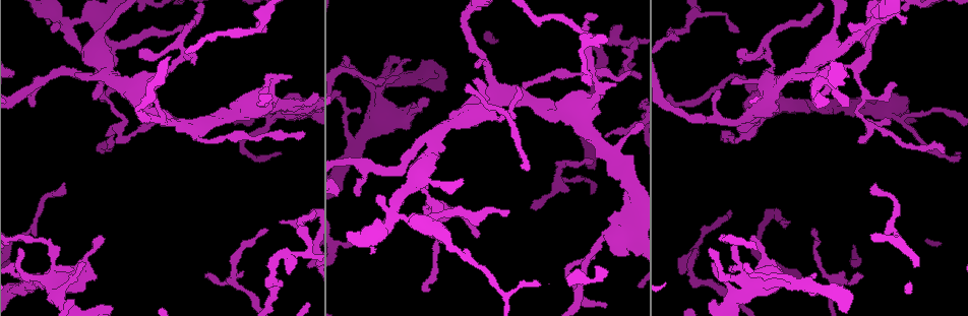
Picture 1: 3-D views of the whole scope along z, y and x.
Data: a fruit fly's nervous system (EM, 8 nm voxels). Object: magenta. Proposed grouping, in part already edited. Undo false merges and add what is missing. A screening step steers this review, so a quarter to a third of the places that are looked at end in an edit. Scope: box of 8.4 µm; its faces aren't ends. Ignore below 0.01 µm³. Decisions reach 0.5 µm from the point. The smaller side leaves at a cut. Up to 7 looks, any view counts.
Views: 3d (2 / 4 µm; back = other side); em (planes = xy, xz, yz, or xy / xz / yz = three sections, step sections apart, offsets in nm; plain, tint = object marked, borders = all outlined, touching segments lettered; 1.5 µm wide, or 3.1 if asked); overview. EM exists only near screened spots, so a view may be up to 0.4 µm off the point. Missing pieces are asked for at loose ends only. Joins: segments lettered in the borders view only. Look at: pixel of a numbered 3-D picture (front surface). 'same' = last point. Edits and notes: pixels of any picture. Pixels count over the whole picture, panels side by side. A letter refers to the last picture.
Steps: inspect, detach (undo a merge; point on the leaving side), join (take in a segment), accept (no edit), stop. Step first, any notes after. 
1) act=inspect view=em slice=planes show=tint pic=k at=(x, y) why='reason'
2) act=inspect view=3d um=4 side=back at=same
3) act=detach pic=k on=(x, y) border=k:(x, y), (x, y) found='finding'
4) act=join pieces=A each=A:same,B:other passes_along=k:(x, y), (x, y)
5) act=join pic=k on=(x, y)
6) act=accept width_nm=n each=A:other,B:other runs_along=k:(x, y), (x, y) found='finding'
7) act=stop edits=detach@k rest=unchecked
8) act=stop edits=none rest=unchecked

act=inspect view=3d um=4 pic=1 at=(611, 32) why='free end'

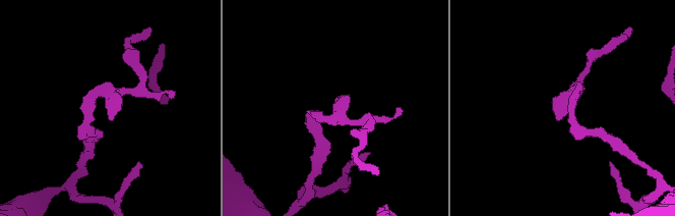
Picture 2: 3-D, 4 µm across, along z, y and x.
act=inspect view=em slice=planes show=borders pic=2 at=(109, 119)

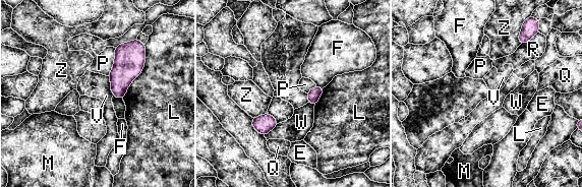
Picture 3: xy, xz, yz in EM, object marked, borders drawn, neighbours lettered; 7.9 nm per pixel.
act=accept width_nm=100 each=E:other,F:other,L:other,M:other,P:other,Q:other,R:other,V:other,W:other,Z:other border=3:(108, 76), (113, 95) found='no lettered segment goes on from it'

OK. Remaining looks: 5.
act=inspect view=em slice=xy step=4 show=borders pic=1 at=(791, 74) why='sudden change in width'

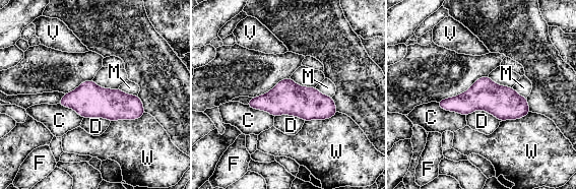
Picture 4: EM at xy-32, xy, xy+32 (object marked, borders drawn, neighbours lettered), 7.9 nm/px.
act=accept each=C:other,D:other,F:other,M:other,V:other,W:other border=4:(466, 115), (485, 110), (501, 121) found='continuous, no second neuron'

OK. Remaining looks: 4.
act=inspect view=em slice=planes show=borders pic=1 at=(290, 77) why='tapers out'

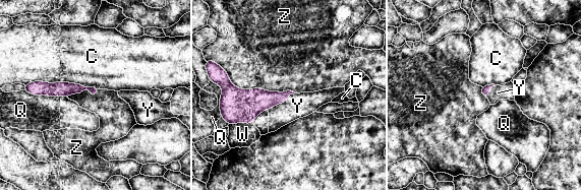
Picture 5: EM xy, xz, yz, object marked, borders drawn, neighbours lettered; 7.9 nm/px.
act=join pieces=Y each=C:other,Q:other,W:other,Y:same,Z:other passes_along=5:(249, 104), (281, 102), (297, 106) found='it goes on there'

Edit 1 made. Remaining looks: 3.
act=stop edits=join@5 rest=unchecked

